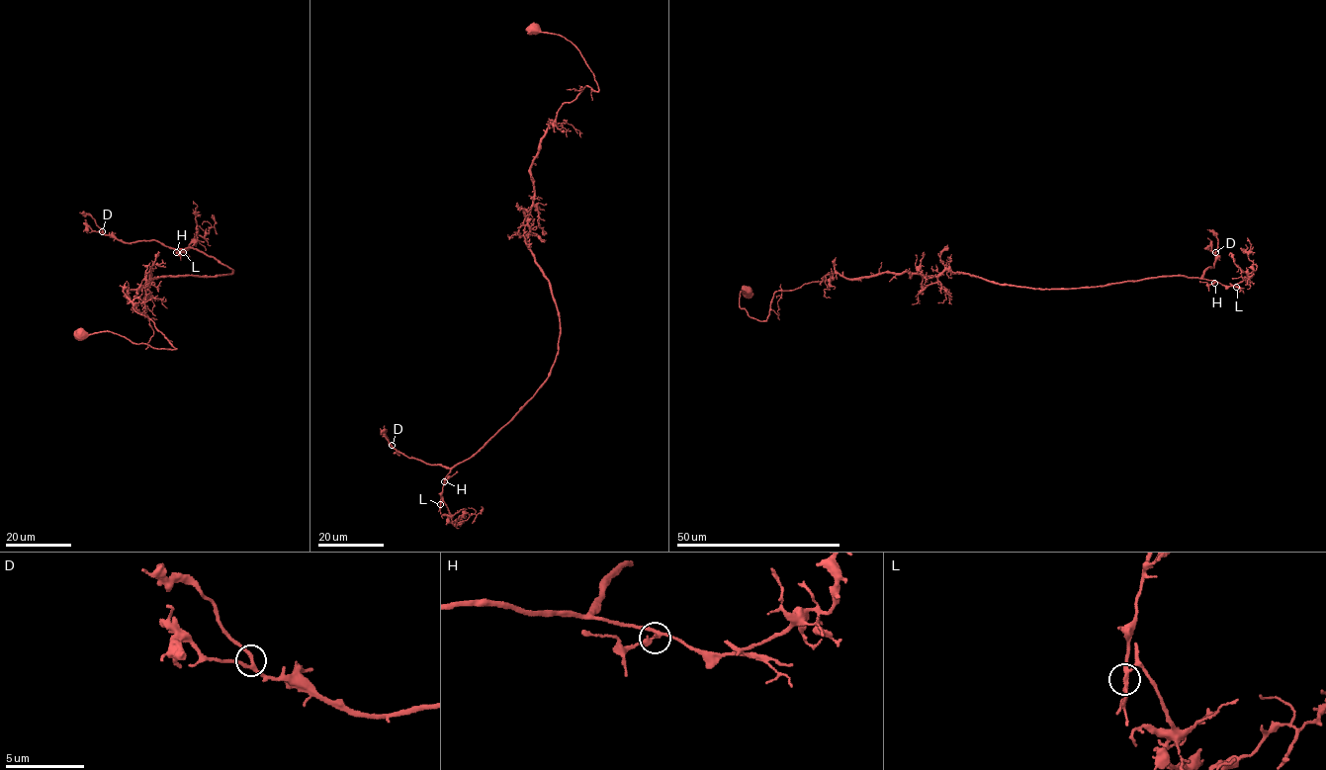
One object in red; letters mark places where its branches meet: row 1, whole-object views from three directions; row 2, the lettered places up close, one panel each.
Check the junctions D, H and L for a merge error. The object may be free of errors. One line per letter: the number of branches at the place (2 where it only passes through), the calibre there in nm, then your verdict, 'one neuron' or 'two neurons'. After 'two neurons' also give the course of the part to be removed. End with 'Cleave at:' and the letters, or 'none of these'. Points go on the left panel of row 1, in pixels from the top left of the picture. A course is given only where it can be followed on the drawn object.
D: 3 branches meet; 220 nm thick; one neuron
H: 3 branches meet; 240 nm thick; one neuron
L: 3 branches meet; 240 nm thick; two neurons; foreign part runs (183, 252), (194, 243), (193, 239), (198, 235), (204, 237), (214, 226), (215, 218), (213, 215), (211, 217)
Cleave at: L

